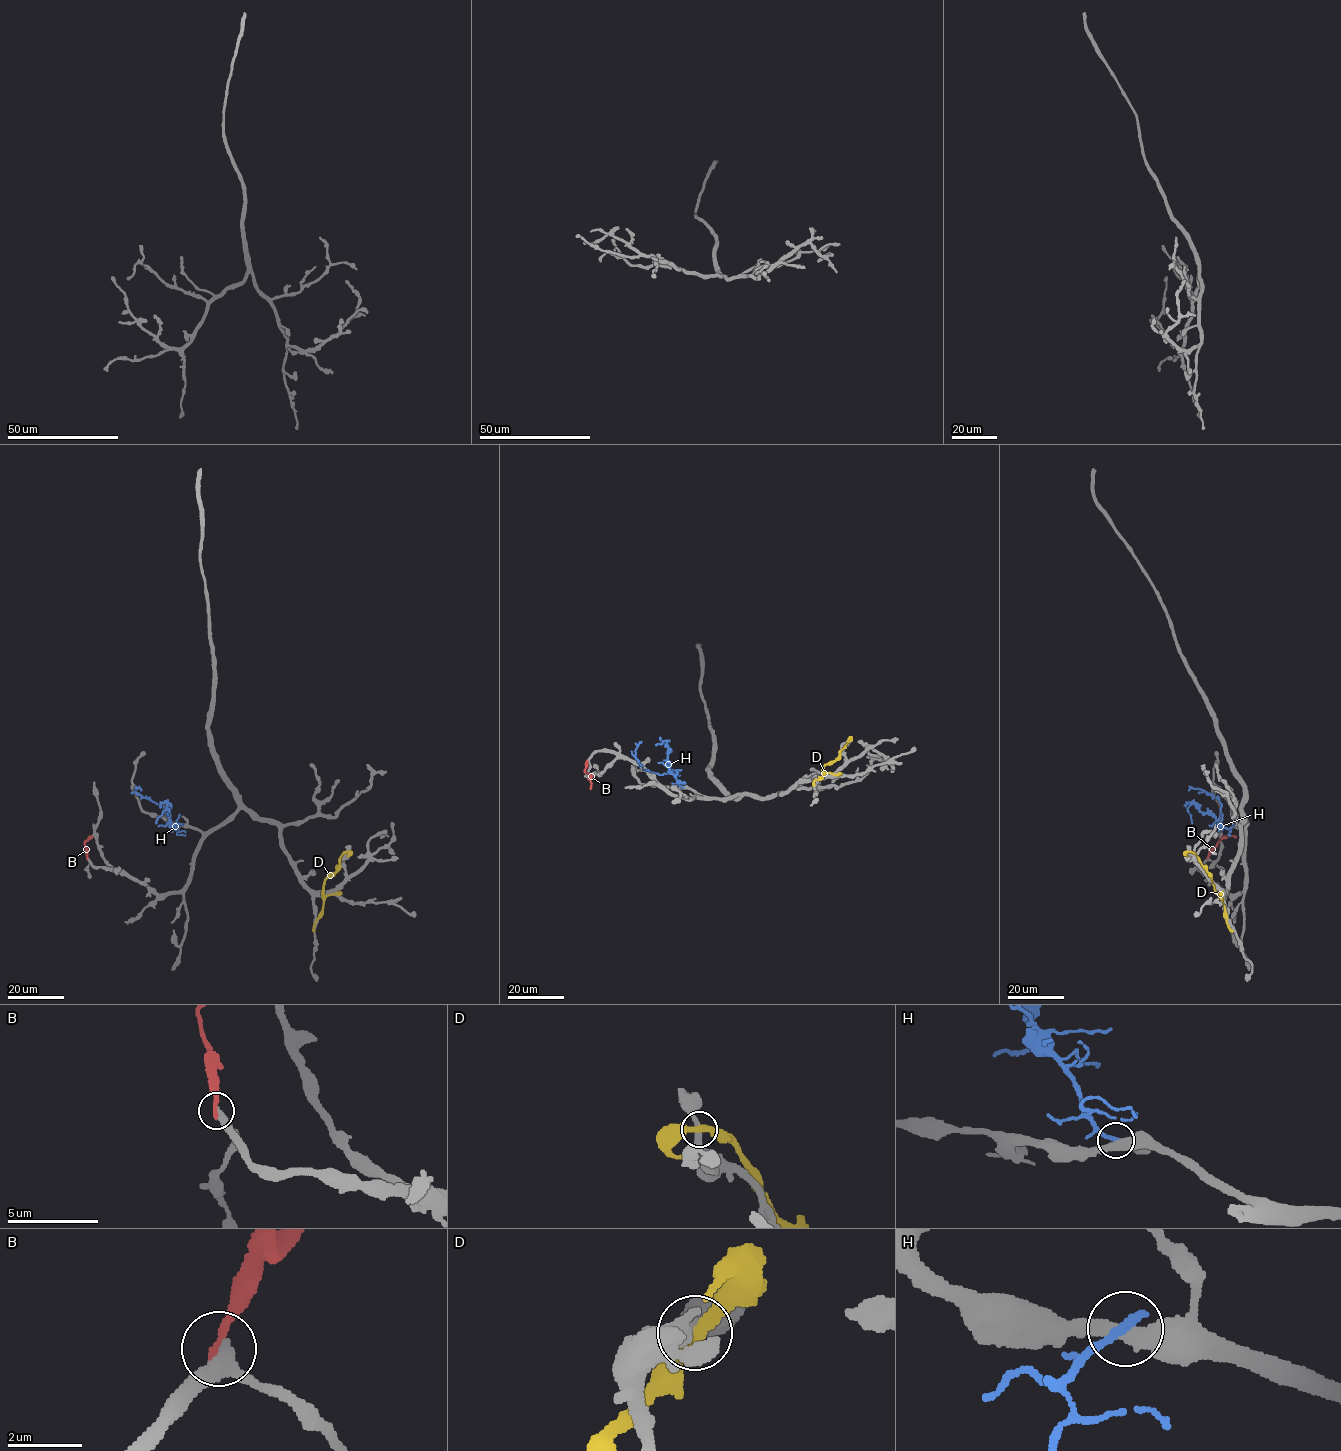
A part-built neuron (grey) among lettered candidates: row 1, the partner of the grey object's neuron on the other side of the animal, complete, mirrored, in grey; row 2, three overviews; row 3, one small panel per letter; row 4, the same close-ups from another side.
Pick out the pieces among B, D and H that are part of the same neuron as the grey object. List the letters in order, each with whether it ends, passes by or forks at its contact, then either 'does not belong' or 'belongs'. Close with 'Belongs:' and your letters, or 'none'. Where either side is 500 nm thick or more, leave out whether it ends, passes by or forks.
B: it ends | does not belong
D: it passes by | does not belong
H: it ends | does not belong
Belongs: none

